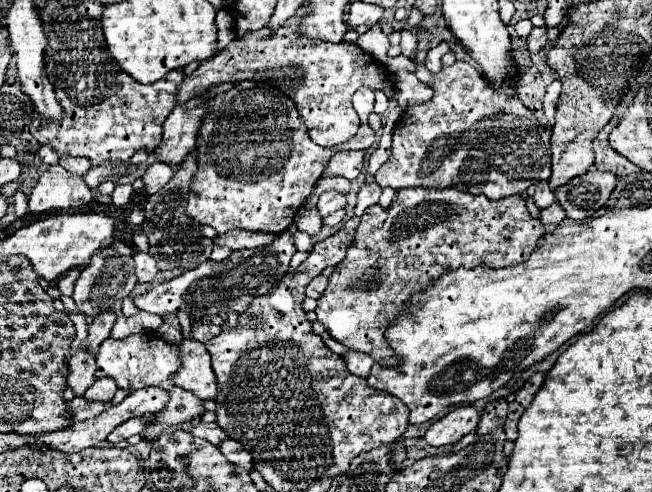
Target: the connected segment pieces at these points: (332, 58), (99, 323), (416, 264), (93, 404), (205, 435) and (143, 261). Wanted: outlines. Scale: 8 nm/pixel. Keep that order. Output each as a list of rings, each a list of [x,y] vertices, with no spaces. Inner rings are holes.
[[[300,7],[296,15],[290,17],[276,33],[270,33],[268,29],[246,33],[244,37],[234,39],[228,47],[224,47],[208,61],[200,63],[200,67],[178,87],[178,103],[186,103],[194,97],[194,93],[200,95],[210,87],[226,81],[272,81],[296,103],[310,137],[318,145],[332,147],[352,139],[360,125],[360,119],[352,107],[352,93],[358,87],[372,87],[384,89],[388,97],[394,97],[394,81],[390,81],[386,73],[380,71],[378,63],[354,43],[330,43],[300,37],[300,33],[296,31],[300,13],[306,13],[306,7]]]
[[[112,311],[98,313],[98,317],[94,317],[94,321],[92,321],[90,329],[88,329],[88,337],[86,337],[86,341],[82,345],[86,349],[90,349],[90,351],[98,349],[98,345],[110,335],[114,321],[116,321],[116,315]]]
[[[458,189],[396,191],[396,197],[388,209],[372,205],[364,211],[354,235],[354,245],[350,245],[344,261],[338,263],[334,267],[334,273],[328,277],[328,287],[318,299],[314,313],[326,327],[326,331],[342,345],[364,351],[372,359],[382,361],[382,365],[394,365],[396,357],[390,353],[390,347],[384,341],[384,331],[396,317],[396,313],[402,311],[402,305],[410,299],[412,293],[430,287],[442,273],[458,269],[460,265],[470,269],[480,263],[490,267],[508,267],[522,263],[538,245],[542,233],[542,223],[528,213],[526,201],[520,195],[492,201],[484,195],[470,195]]]
[[[74,397],[70,403],[68,403],[72,415],[74,415],[74,421],[86,421],[90,417],[98,417],[98,413],[104,413],[106,409],[112,407],[112,401],[88,401],[86,397]]]
[[[196,423],[196,427],[190,429],[190,433],[194,437],[200,437],[200,439],[206,439],[214,445],[220,445],[224,439],[226,439],[226,433],[218,427],[218,423]]]
[[[138,251],[134,255],[134,263],[136,263],[136,275],[138,275],[138,281],[144,283],[144,281],[152,281],[158,273],[158,265],[154,261],[154,257],[150,253],[144,253],[144,251]]]

